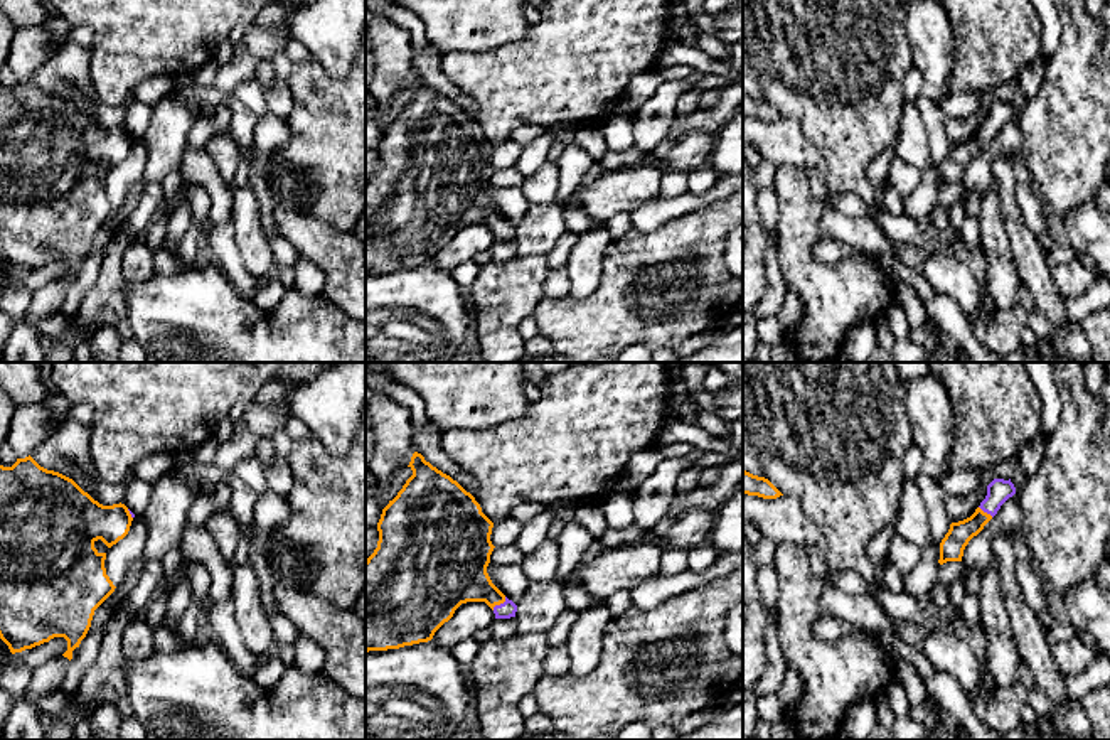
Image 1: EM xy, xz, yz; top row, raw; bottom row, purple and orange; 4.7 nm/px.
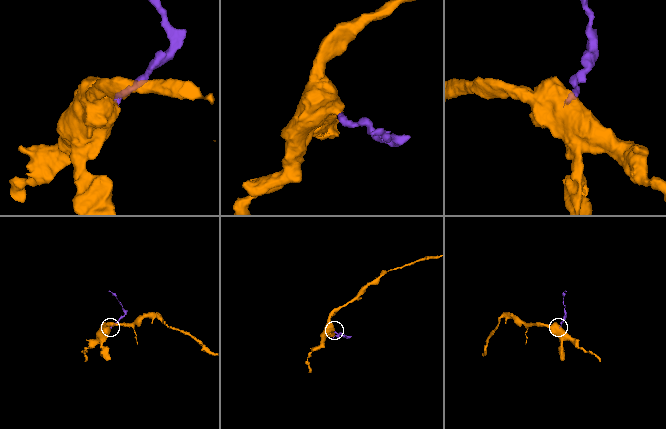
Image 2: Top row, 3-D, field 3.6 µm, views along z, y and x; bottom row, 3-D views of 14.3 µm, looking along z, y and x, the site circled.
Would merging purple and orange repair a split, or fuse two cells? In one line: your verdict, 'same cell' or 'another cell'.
same cell

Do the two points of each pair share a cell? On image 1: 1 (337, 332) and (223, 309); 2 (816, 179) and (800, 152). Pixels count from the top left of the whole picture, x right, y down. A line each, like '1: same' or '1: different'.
1: same
2: same

